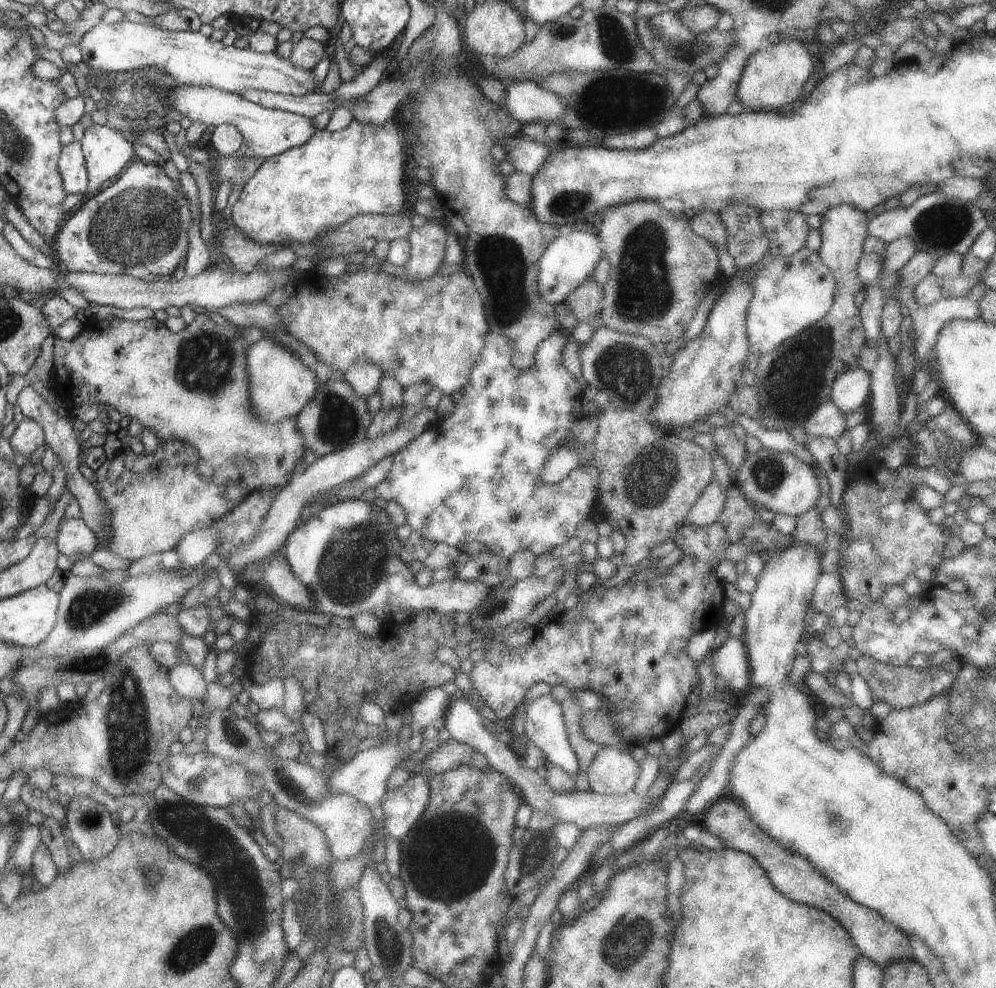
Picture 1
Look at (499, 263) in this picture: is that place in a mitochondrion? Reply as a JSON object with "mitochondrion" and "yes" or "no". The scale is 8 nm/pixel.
{"mitochondrion":"yes"}

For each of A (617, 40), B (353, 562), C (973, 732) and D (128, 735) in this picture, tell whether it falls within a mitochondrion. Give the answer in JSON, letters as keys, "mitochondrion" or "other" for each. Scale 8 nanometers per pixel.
{"A":"mitochondrion","B":"mitochondrion","C":"mitochondrion","D":"mitochondrion"}

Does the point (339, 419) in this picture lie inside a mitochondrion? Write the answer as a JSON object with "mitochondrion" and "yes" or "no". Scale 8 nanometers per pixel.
{"mitochondrion":"yes"}

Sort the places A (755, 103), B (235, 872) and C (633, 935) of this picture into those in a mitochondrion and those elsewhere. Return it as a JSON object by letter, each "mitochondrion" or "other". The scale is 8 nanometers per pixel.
{"A":"other","B":"mitochondrion","C":"mitochondrion"}

